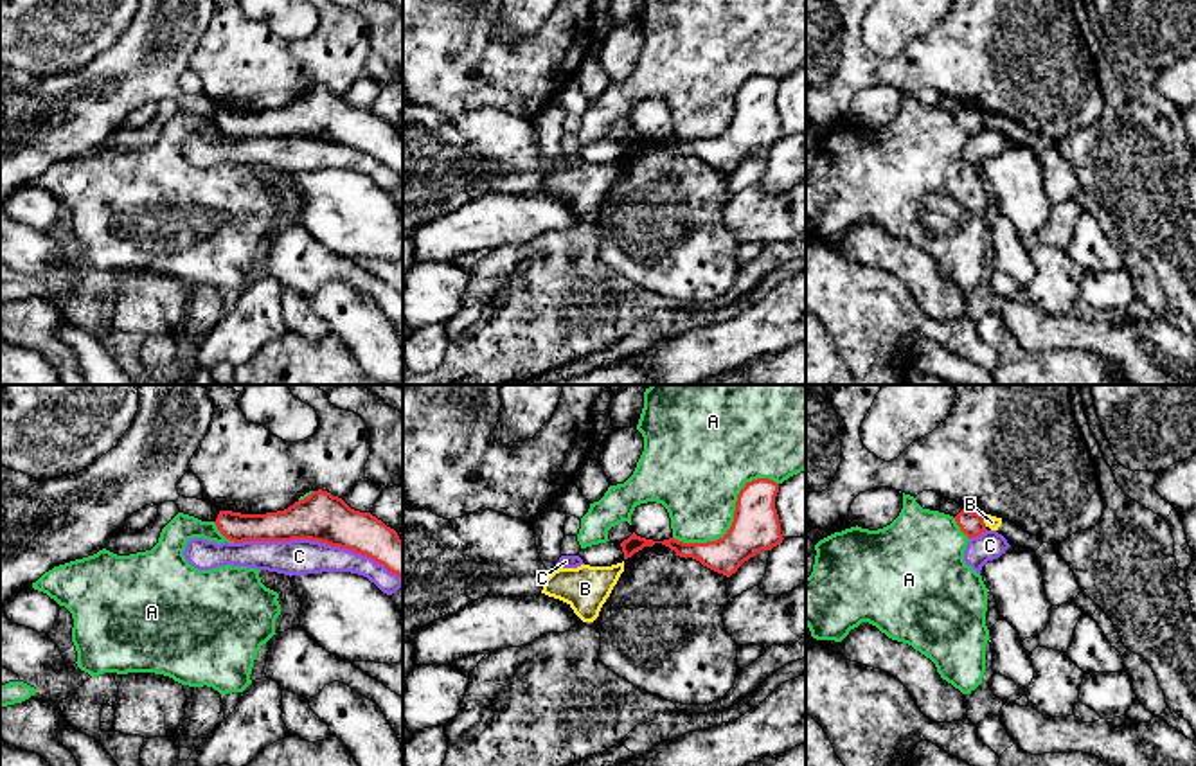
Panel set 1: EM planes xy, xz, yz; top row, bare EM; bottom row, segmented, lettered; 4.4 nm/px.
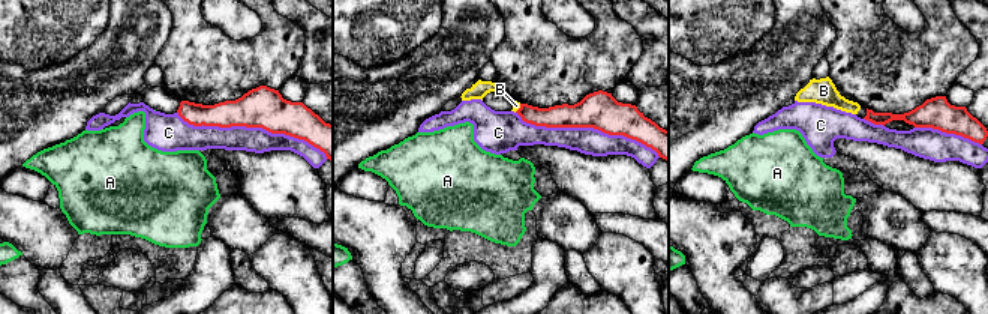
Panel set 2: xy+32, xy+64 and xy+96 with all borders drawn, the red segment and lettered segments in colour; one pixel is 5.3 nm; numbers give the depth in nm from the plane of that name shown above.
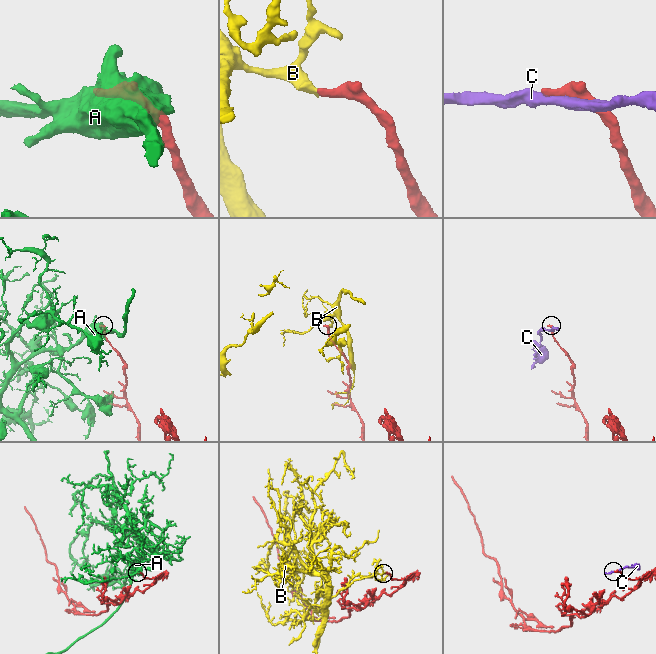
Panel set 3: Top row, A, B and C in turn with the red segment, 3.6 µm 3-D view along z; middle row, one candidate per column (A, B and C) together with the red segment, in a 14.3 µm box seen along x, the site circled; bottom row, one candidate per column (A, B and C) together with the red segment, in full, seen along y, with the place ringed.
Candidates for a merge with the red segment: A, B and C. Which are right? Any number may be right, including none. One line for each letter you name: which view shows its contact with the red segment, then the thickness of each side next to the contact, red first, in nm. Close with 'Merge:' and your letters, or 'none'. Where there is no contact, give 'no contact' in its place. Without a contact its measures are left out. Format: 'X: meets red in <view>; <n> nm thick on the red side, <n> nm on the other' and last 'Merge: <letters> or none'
Merge: none

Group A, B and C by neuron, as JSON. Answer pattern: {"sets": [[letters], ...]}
{"sets": [["A"], ["B"], ["C"]]}

